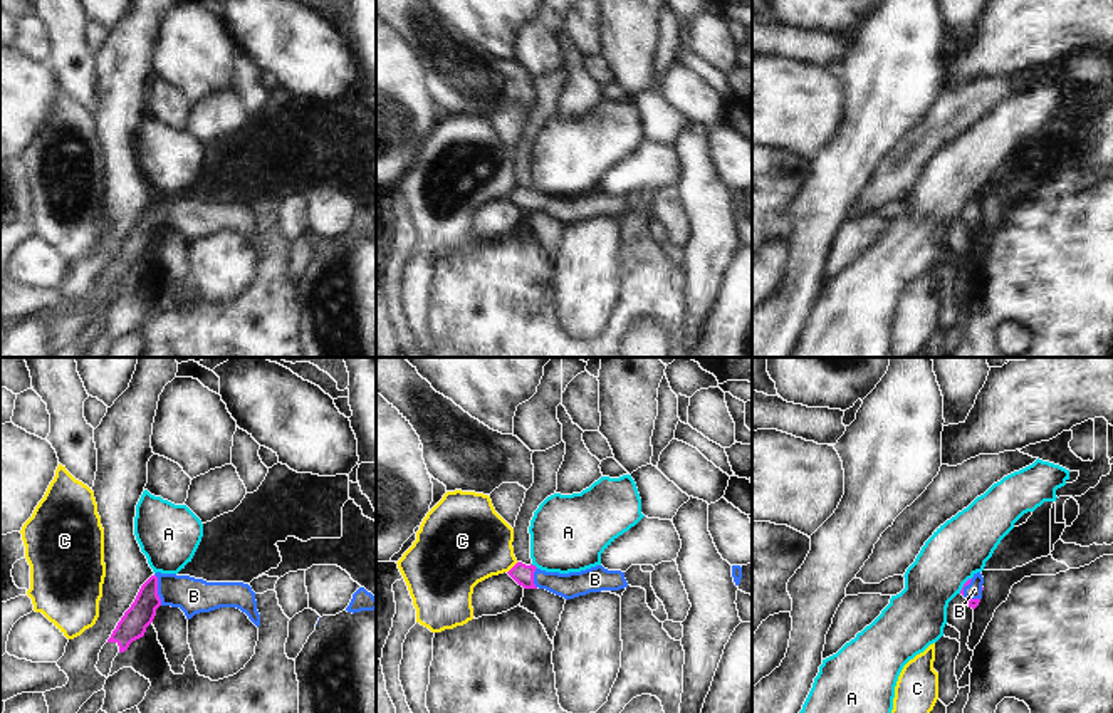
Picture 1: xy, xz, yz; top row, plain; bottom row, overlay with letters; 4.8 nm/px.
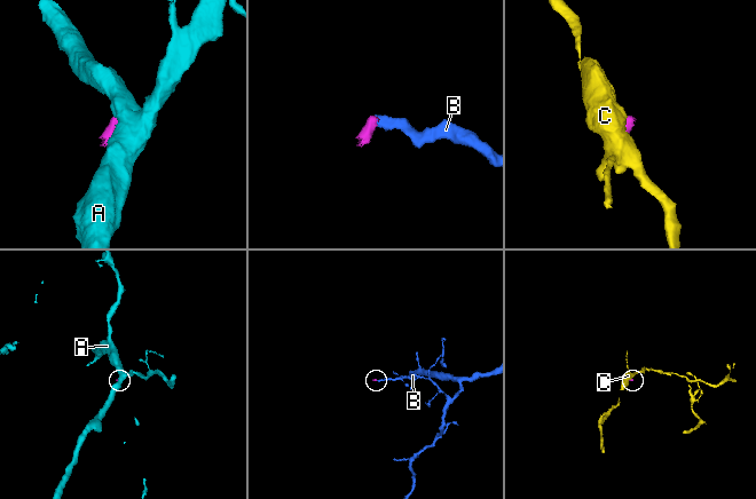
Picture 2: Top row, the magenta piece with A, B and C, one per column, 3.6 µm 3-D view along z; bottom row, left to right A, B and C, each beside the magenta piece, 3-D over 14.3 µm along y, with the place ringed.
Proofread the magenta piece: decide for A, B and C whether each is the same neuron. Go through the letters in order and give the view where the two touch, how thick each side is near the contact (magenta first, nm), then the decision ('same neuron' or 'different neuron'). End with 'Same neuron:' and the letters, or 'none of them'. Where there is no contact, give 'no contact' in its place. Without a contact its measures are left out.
A: xz | 100/360 nm | different neuron
B: xy | 130/170 nm | same neuron
C: xz | 100/400 nm | different neuron
Same neuron: B

